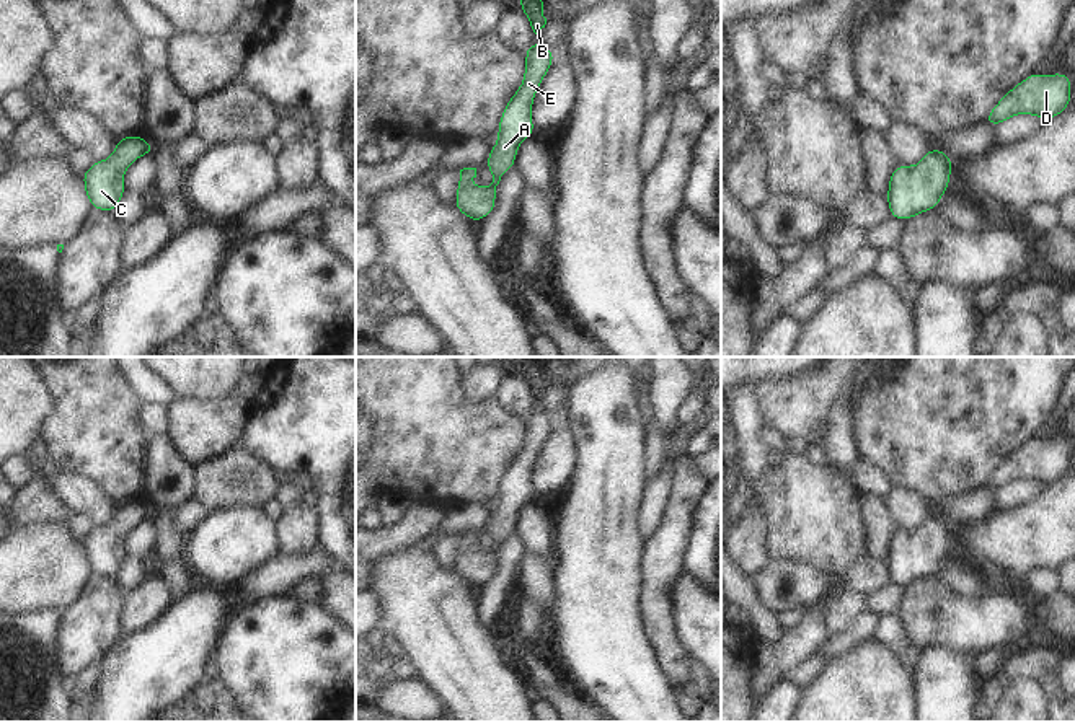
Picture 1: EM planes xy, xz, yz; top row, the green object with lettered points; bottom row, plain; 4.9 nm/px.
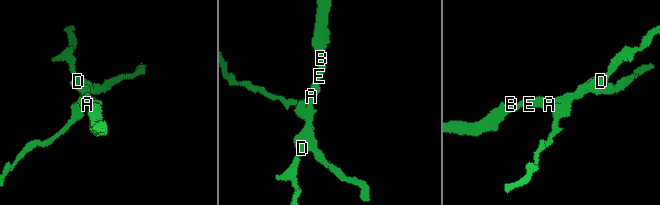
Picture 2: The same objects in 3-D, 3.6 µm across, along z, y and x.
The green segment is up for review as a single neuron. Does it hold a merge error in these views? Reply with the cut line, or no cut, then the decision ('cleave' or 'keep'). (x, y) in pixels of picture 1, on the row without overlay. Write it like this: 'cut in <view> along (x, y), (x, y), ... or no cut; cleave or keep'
no cut; keep

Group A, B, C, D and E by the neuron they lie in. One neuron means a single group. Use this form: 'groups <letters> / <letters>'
groups A B C D E

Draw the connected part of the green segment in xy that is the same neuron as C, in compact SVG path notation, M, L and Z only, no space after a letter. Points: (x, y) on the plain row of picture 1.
M127 500L117 505L108 525L93 526L82 539L91 574L114 577L126 559L124 538L139 522L152 520L153 517L155 510L148 508L144 502Z

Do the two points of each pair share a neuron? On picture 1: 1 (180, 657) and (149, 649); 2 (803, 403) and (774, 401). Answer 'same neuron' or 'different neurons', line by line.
1: same neuron
2: same neuron

